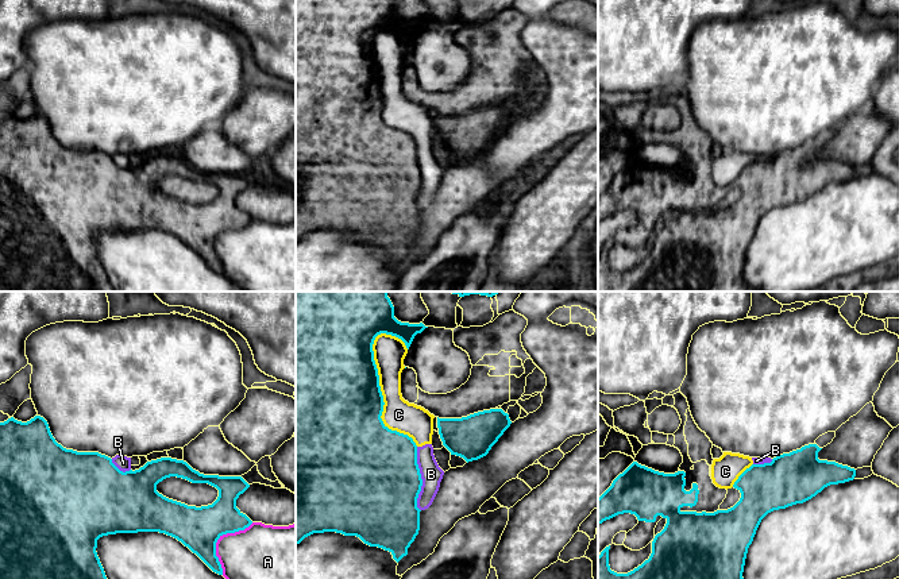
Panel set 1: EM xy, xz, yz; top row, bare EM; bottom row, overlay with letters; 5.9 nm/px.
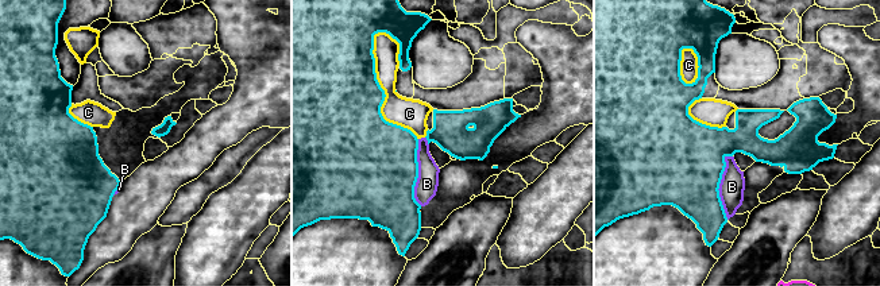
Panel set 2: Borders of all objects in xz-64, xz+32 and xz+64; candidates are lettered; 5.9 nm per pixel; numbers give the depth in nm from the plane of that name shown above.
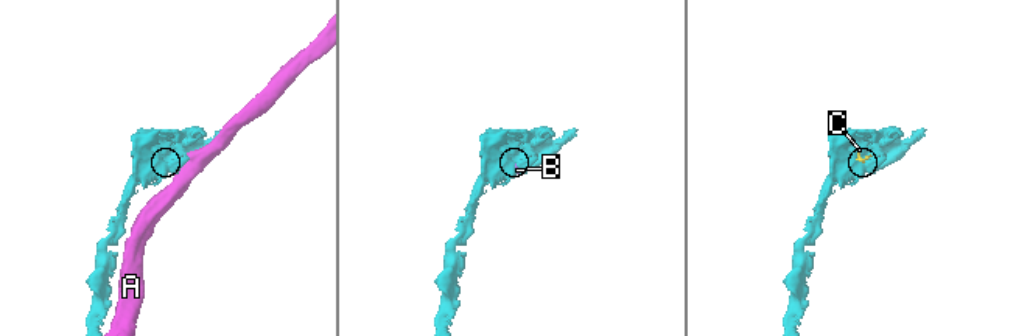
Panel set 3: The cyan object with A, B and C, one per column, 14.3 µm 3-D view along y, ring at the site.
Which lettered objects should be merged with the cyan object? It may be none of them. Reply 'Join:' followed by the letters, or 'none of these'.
Join: none of these

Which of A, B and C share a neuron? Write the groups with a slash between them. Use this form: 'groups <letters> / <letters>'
groups A / B C

